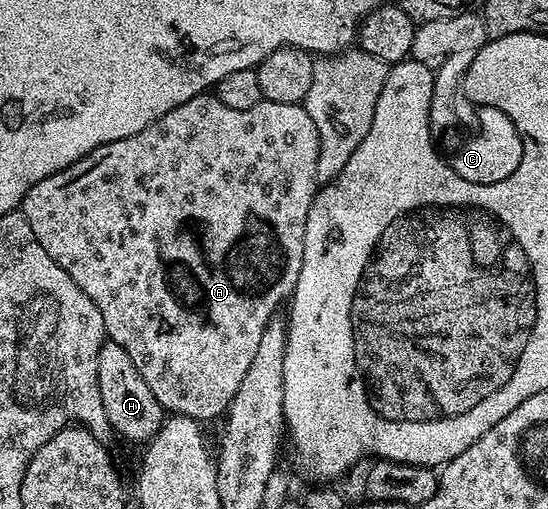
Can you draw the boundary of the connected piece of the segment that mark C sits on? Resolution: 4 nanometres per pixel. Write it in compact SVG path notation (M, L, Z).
M435 74L432 87L432 105L428 113L430 140L434 151L438 154L438 163L454 175L454 179L462 179L462 183L470 183L470 187L498 187L498 183L506 183L506 179L514 179L522 163L526 163L526 135L518 123L514 123L514 115L510 111L502 111L498 103L482 103L482 99L474 99L469 93L457 91L446 84L446 79Z

